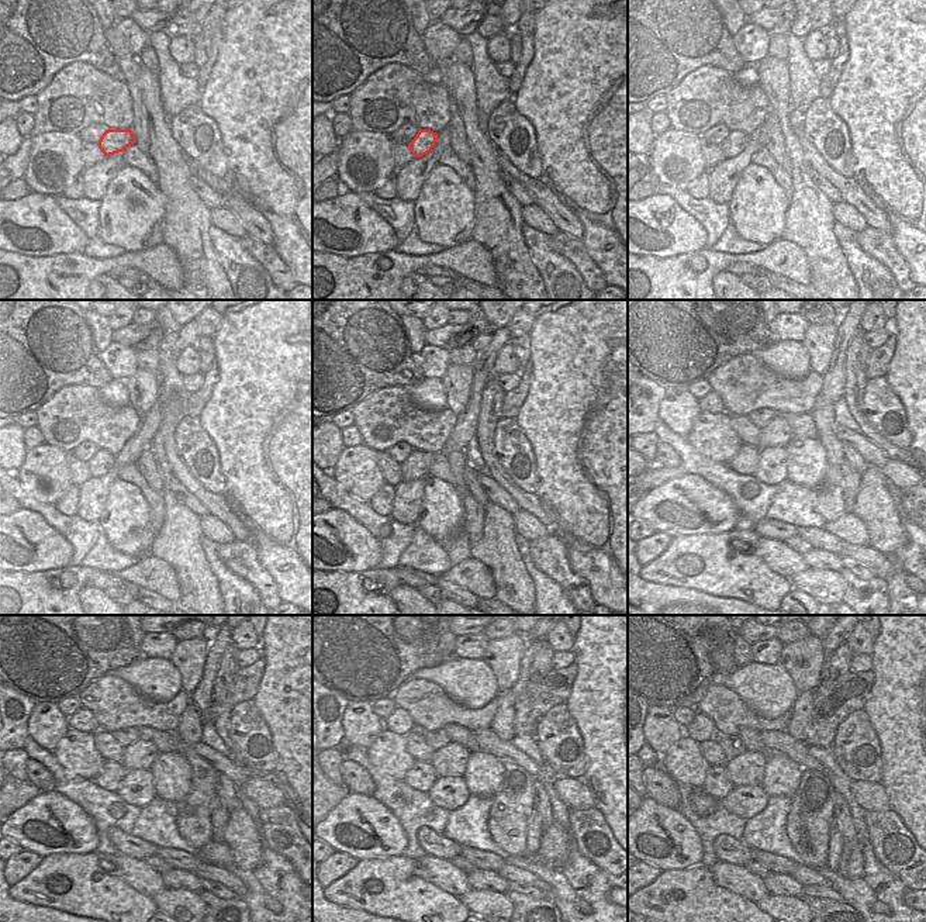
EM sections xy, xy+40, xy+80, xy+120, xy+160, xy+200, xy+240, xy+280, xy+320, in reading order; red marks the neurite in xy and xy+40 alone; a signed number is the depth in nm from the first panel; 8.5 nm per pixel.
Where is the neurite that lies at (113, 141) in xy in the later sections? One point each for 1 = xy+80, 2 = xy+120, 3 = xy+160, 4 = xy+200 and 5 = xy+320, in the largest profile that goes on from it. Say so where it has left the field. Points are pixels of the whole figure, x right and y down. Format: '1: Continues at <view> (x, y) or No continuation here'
1: Continues at xy+80 (735, 142)
2: Continues at xy+120 (103, 460)
3: Continues at xy+160 (417, 465)
4: Continues at xy+200 (728, 469)
5: Continues at xy+320 (747, 769)

